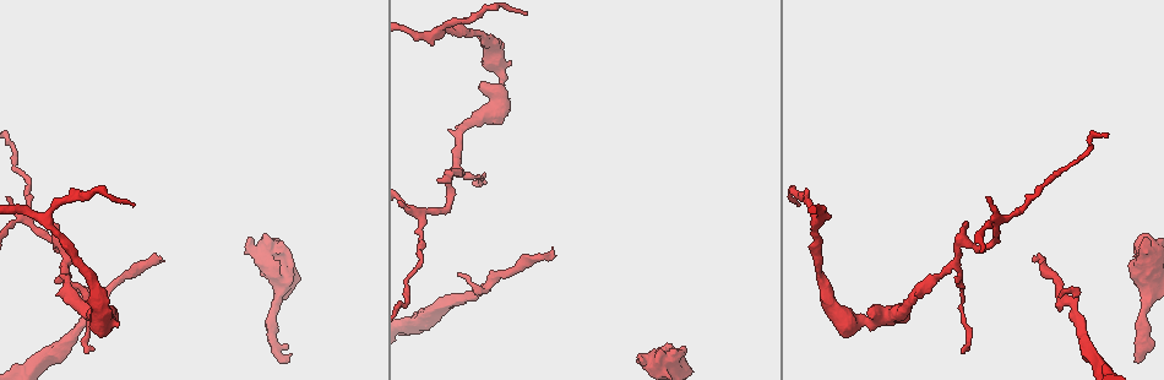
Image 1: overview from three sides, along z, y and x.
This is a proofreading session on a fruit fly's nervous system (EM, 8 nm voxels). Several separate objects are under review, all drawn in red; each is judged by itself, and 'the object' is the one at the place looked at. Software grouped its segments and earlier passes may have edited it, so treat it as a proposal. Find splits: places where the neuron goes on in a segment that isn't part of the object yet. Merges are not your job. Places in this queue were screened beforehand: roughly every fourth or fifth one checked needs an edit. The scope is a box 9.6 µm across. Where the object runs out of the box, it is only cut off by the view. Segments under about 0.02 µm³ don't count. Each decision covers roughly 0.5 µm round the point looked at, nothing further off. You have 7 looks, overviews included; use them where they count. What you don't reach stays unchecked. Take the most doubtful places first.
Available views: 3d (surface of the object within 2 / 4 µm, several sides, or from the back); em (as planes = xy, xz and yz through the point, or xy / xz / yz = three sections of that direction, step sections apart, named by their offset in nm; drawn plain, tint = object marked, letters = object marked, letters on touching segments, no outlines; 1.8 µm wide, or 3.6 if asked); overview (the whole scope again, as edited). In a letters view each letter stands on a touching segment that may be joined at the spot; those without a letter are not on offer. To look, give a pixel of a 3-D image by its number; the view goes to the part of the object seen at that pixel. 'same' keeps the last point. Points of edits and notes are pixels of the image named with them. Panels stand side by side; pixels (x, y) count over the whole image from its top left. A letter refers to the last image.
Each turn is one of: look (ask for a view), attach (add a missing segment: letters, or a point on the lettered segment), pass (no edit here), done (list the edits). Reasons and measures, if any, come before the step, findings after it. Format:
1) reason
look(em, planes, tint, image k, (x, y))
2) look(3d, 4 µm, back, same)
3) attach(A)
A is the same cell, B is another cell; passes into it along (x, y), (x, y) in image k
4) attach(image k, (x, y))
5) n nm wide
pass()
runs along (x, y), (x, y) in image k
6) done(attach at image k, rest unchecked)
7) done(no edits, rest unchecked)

free end
look(3d, 2 µm, back, image 1, (552, 250))

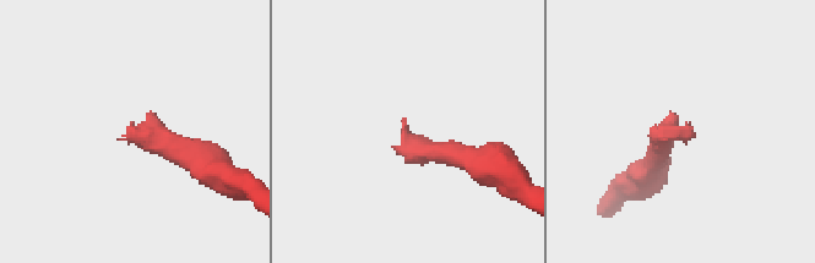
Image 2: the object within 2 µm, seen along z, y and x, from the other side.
now the EM
look(em, xz, step 16, tint, image 2, (131, 129))

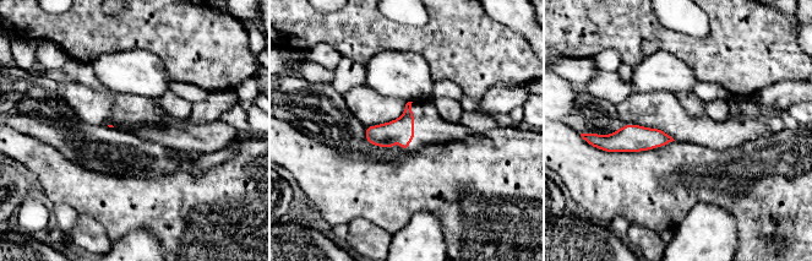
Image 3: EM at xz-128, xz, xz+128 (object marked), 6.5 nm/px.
look(em, yz, step 16, letters, same)

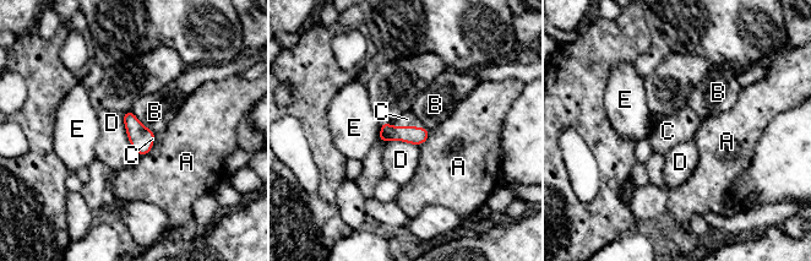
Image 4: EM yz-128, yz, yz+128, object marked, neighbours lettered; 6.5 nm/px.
120 nm wide
attach(C)
C is the same cell, A, B, D and E are other cells; passes into it along (413, 135), (406, 126), (407, 119) in image 4; it goes on there

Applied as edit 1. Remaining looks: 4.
free end
look(em, planes, tint, image 1, (1059, 295))

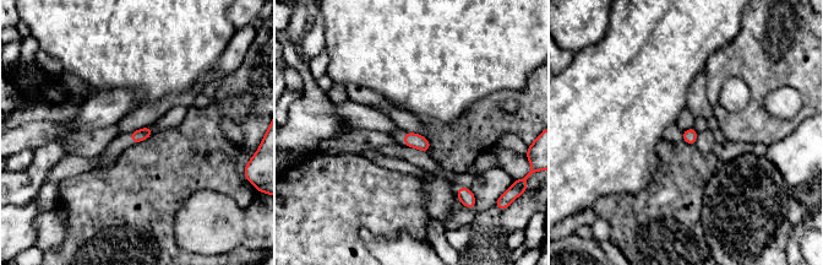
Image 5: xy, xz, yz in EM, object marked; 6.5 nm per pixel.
what lies round it
look(em, planes, letters, same)

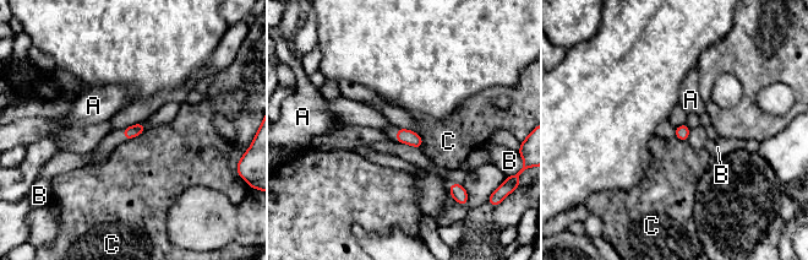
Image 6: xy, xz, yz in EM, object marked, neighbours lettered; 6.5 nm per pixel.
pass()
A, B and C are other cells; no lettered segment goes on from it

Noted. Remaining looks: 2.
an open end
look(em, planes, tint, image 1, (439, 179))

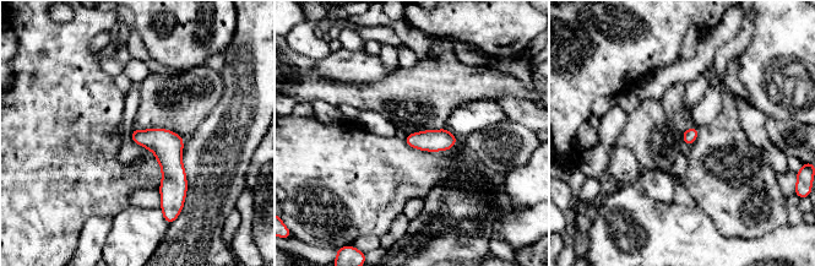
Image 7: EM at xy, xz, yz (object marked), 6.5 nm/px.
see the neighbours
look(em, planes, letters, same)

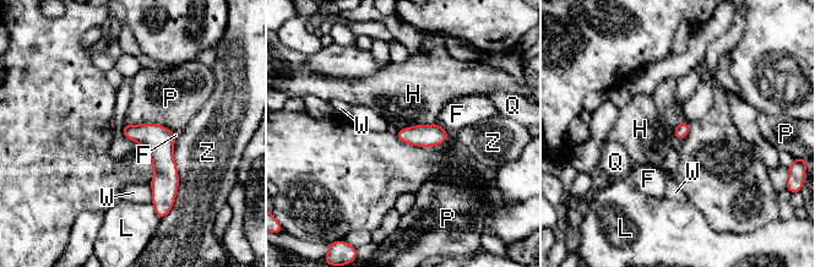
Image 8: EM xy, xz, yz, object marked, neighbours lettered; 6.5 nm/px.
pass()
F, H, L, P, Q, W and Z are other cells; runs along (126, 127), (161, 154), (155, 201) in image 8; none of them fits

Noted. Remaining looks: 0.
done(attach at image 4, rest unchecked)

